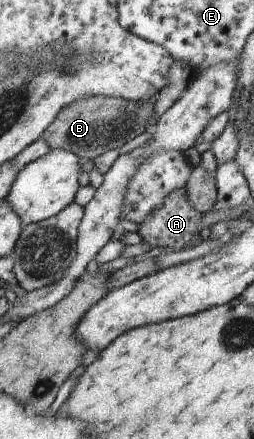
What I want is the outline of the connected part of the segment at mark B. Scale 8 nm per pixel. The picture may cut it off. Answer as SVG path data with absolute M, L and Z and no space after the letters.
M94 96L65 107L54 123L48 127L42 138L52 148L62 148L76 152L83 159L96 159L99 155L122 147L131 139L145 134L147 127L156 125L156 105L158 99L133 102L126 98Z

